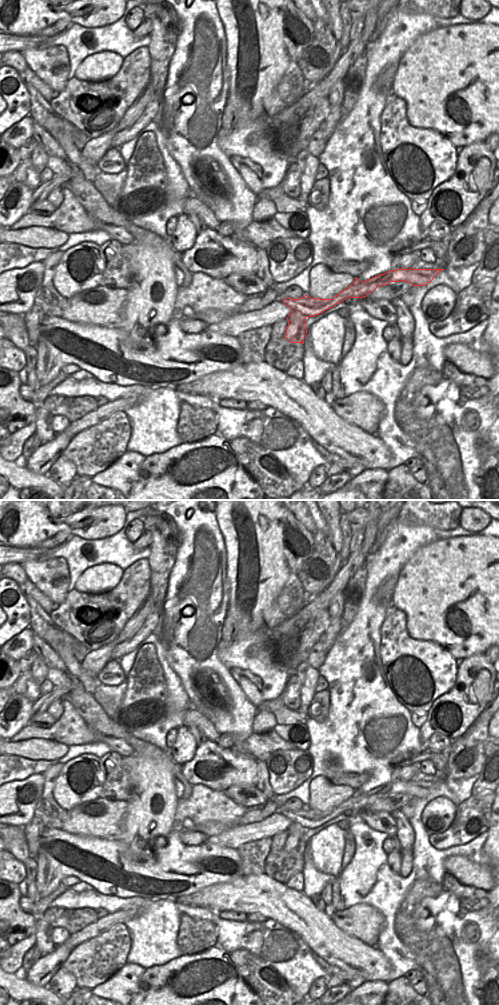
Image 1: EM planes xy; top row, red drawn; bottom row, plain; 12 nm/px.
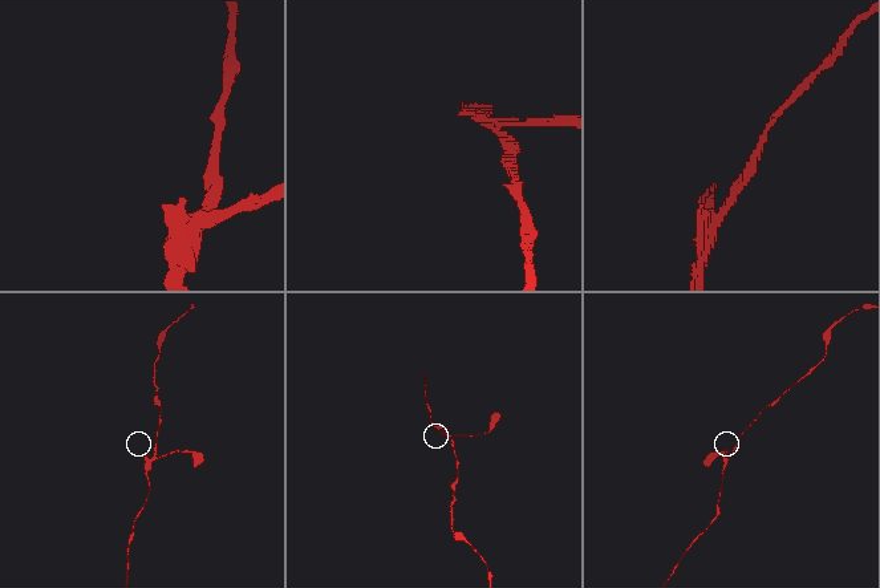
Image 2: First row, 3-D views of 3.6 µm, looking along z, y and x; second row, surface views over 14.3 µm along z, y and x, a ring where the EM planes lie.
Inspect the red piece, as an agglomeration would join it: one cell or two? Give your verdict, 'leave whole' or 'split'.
leave whole

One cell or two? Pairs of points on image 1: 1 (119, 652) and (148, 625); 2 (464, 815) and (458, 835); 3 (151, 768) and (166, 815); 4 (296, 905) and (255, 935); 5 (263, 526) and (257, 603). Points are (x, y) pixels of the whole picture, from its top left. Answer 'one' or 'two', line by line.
1: one
2: one
3: one
4: two
5: one

